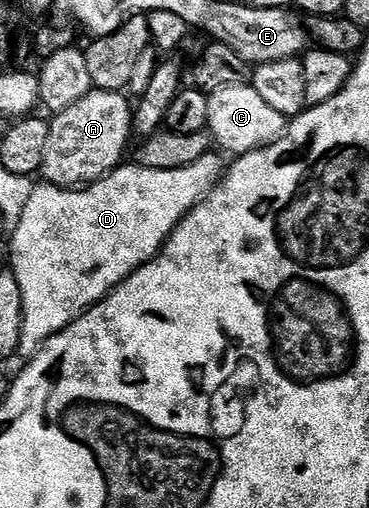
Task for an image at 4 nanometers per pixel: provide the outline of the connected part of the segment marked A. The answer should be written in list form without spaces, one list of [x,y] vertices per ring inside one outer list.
[[[92,89],[73,108],[50,119],[49,144],[45,144],[42,177],[52,186],[82,188],[100,182],[124,161],[127,141],[132,141],[132,103],[126,93],[118,90]]]

